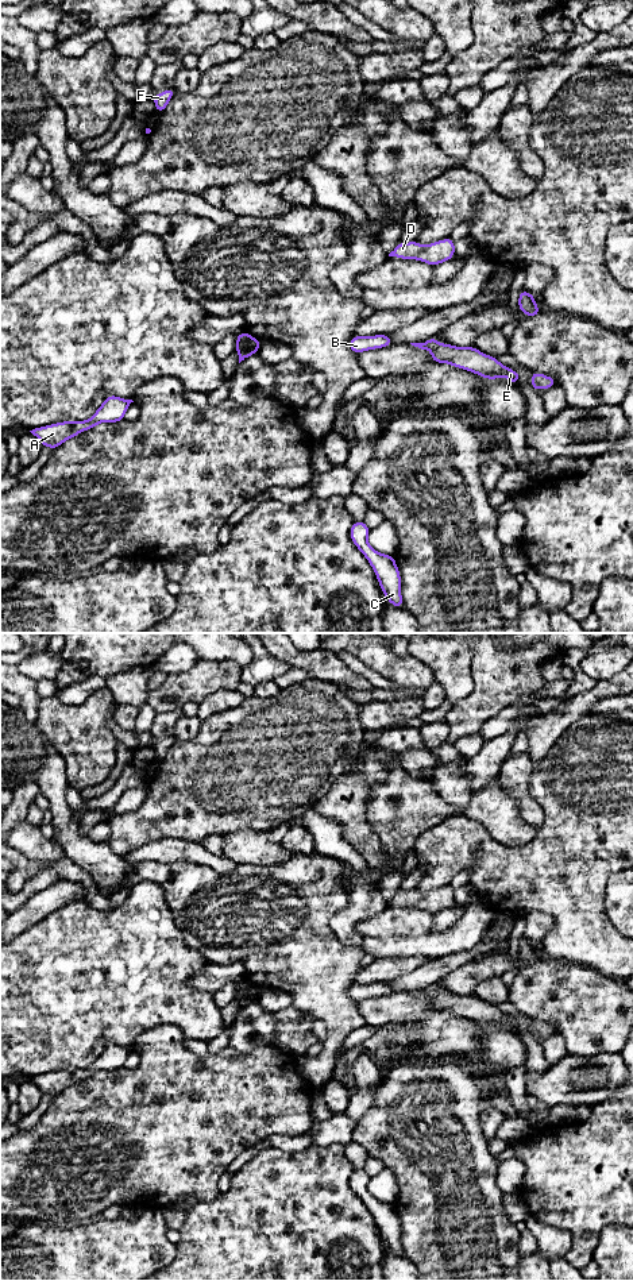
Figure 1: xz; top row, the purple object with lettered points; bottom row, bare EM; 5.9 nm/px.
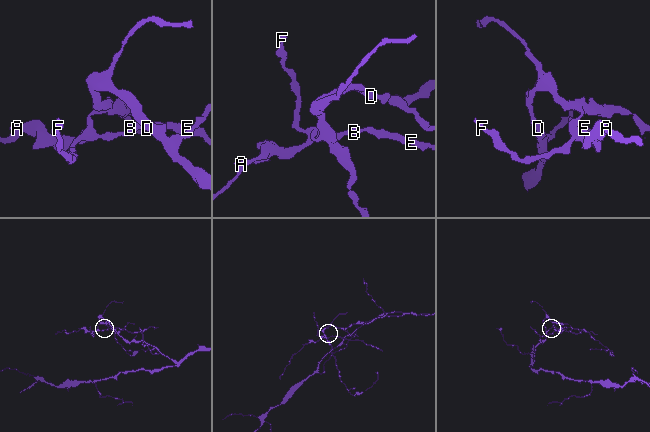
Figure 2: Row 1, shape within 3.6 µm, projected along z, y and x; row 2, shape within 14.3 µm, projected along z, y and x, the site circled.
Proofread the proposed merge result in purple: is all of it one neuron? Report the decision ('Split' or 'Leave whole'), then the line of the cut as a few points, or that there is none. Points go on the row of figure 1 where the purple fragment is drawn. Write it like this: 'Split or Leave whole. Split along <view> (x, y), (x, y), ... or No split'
Split. Split along xz (240, 334), (244, 340), (253, 339)

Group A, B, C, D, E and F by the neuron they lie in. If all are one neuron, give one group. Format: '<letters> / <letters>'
A B E F / C D

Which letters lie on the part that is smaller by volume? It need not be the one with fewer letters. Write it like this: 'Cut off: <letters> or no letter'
Cut off: A, B, E, F

